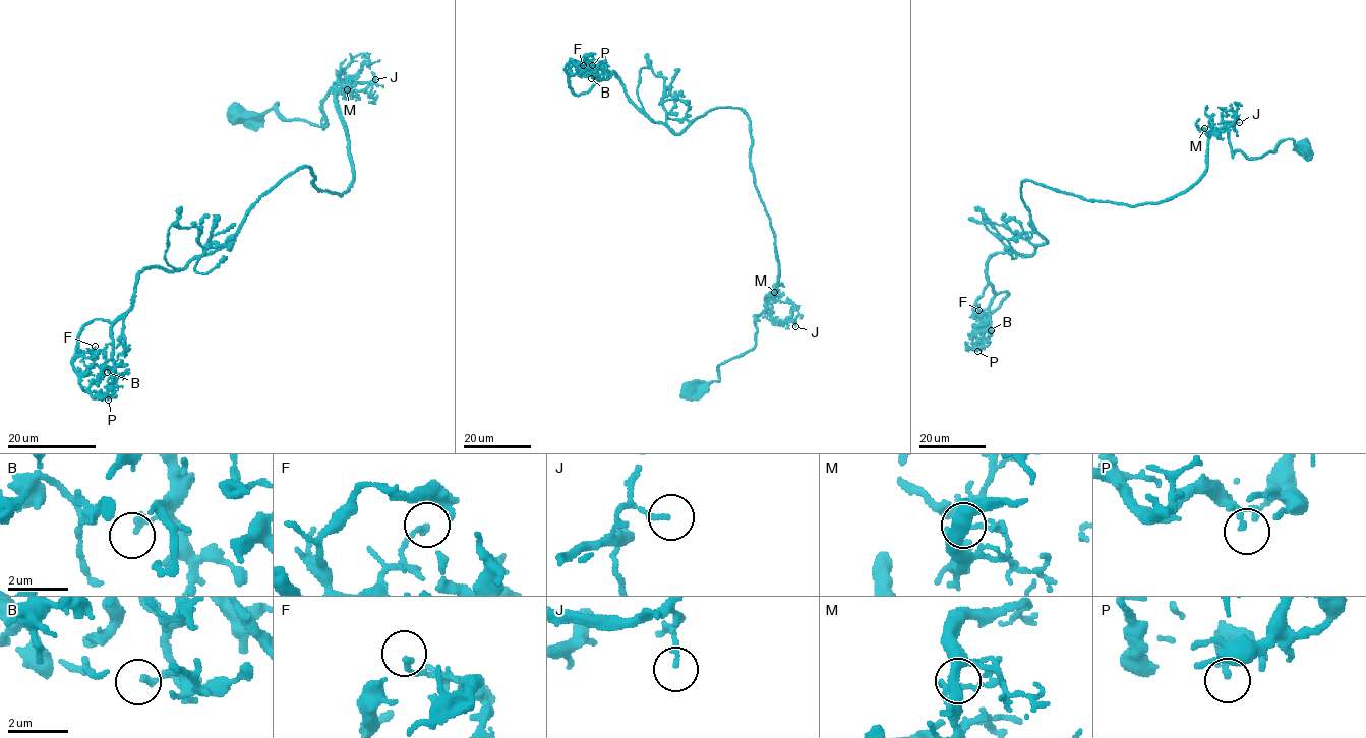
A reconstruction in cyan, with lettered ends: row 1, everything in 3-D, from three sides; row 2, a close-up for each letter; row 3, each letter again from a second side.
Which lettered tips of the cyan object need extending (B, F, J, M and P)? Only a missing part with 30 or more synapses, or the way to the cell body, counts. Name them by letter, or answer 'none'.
none

